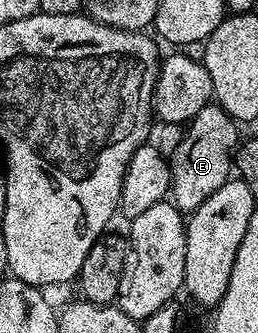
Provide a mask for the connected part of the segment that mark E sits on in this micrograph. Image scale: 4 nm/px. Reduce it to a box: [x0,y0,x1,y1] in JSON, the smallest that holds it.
[169,103,239,215]

